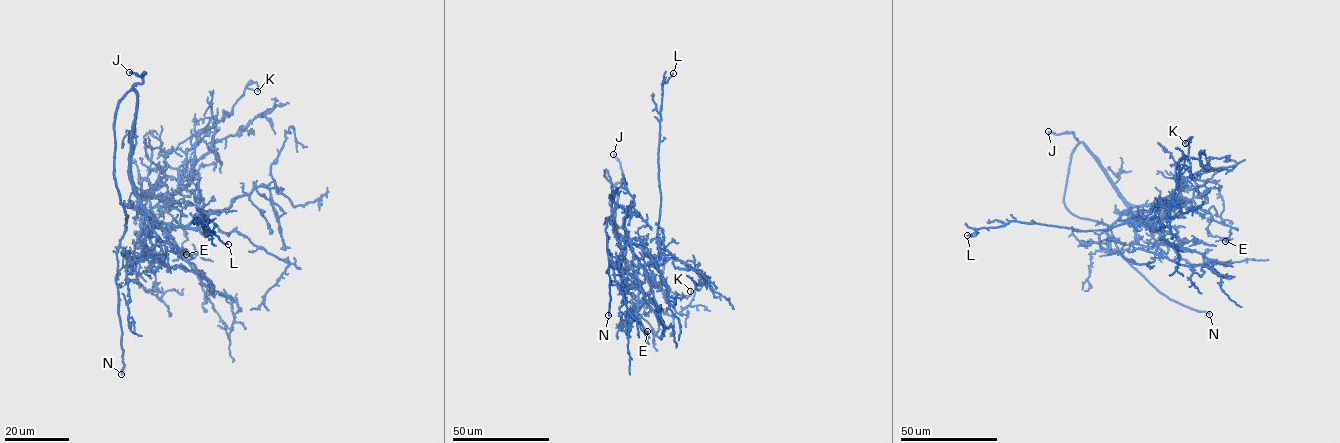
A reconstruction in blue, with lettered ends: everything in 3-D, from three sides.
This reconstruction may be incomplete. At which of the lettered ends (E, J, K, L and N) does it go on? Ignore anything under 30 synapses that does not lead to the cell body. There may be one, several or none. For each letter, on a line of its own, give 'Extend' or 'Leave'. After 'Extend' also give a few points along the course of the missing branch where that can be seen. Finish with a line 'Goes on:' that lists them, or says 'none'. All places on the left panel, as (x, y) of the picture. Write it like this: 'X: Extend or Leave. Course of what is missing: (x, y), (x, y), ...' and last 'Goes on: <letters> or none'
E: Leave
J: Extend
K: Leave
L: Leave
N: Extend. Course of what is missing: (121, 374), (119, 380), (136, 391), (119, 402), (122, 419), (114, 423), (113, 419)
Goes on: J, N

